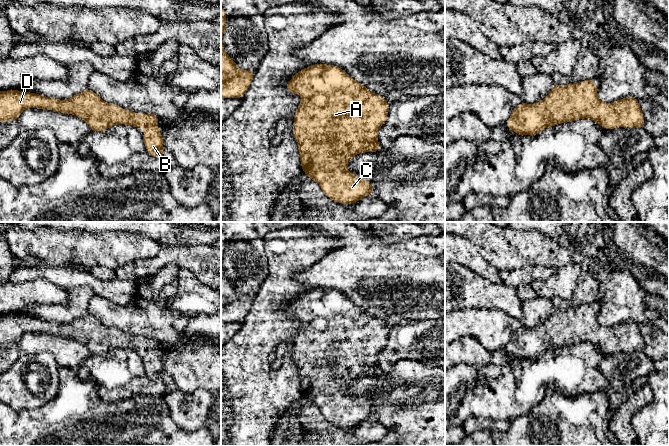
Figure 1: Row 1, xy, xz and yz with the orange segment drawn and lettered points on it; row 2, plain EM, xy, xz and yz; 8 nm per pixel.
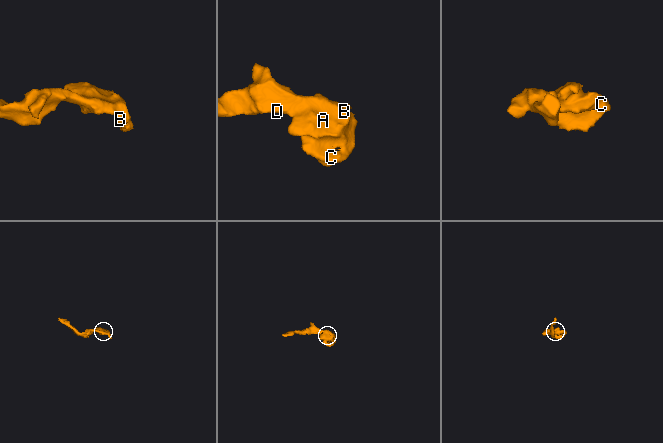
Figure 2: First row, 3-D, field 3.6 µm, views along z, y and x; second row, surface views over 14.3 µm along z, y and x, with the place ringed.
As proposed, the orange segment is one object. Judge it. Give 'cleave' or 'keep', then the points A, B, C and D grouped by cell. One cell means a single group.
keep; A B C D

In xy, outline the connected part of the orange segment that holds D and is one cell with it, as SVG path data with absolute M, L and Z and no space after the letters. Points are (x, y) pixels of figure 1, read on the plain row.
M90 313L66 324L18 315L0 315L0 346L18 344L21 336L28 332L47 333L64 338L77 339L88 347L90 355L104 355L113 349L124 348L144 353L143 366L149 379L161 381L164 365L158 353L155 338L137 338L118 329L104 326Z

